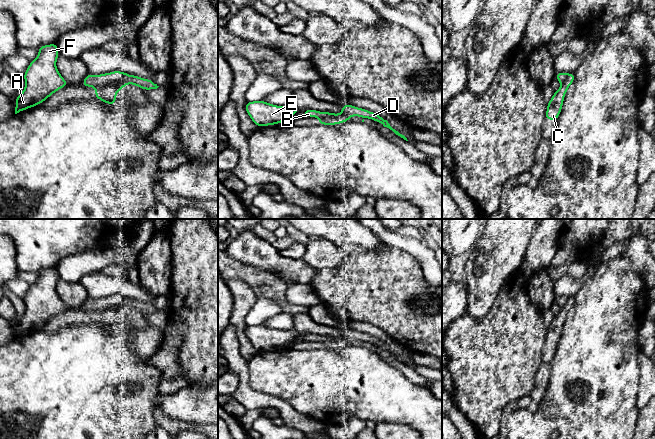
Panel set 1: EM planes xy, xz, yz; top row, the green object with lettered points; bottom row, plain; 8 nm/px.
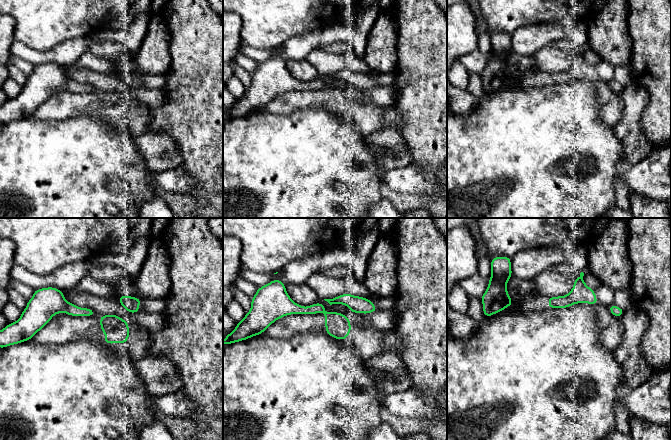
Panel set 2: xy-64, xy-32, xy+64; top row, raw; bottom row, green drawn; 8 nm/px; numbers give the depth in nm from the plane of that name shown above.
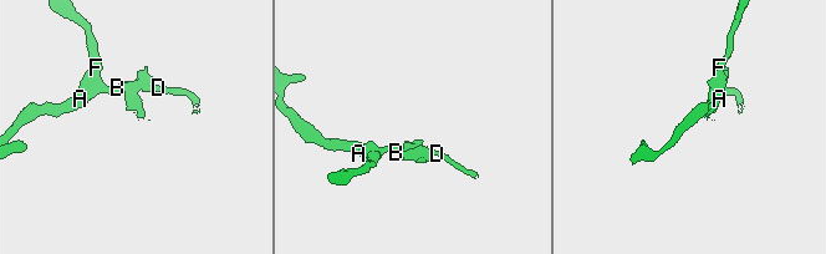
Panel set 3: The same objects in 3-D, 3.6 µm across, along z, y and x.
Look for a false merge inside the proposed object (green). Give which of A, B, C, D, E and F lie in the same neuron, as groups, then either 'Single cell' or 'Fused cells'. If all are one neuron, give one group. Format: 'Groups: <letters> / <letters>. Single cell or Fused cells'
Groups: A B D E F / C. Fused cells

